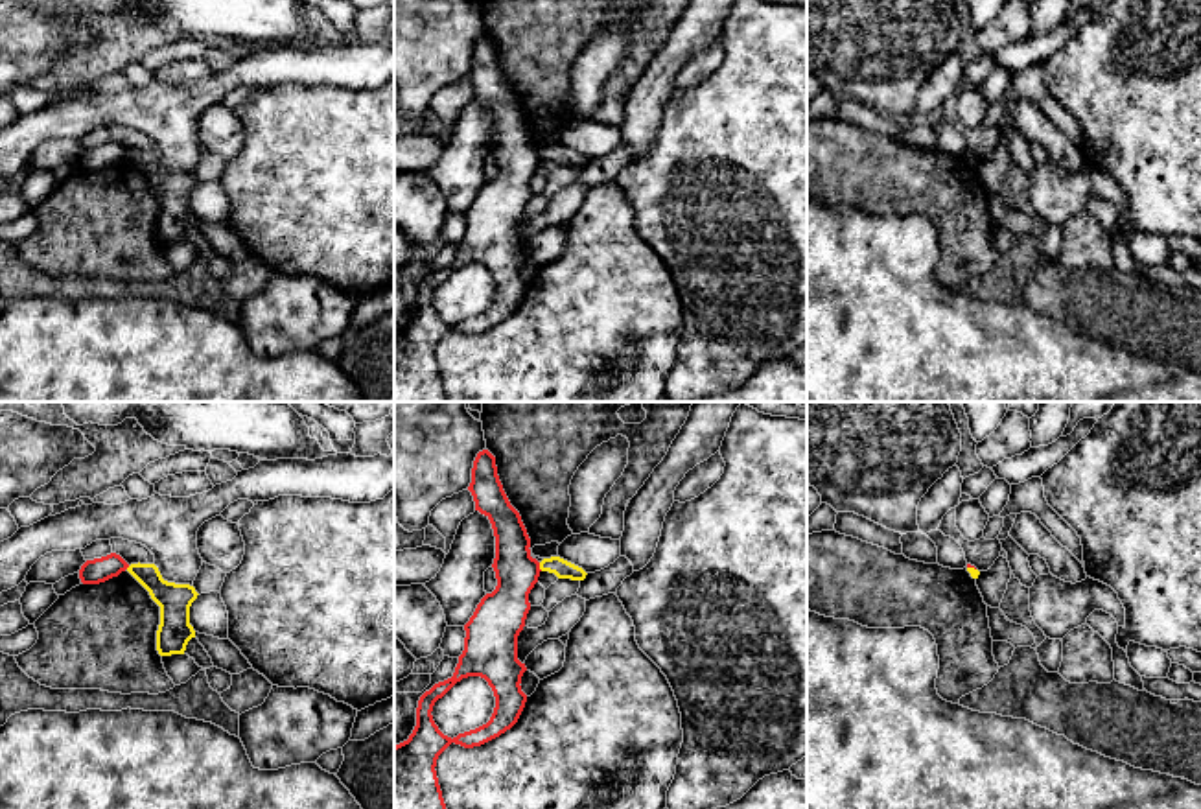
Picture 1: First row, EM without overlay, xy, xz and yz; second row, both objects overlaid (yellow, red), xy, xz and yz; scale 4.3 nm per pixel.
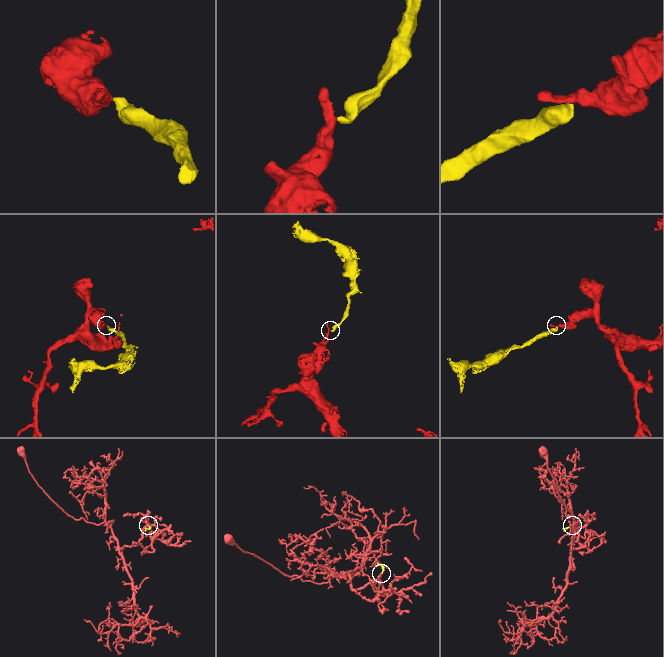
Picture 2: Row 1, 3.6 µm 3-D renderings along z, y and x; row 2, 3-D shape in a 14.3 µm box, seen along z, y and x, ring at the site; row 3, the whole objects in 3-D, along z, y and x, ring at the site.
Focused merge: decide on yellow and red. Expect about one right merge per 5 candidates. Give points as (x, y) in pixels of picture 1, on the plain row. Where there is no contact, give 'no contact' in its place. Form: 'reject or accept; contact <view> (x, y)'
reject; contact xz (540, 153)

